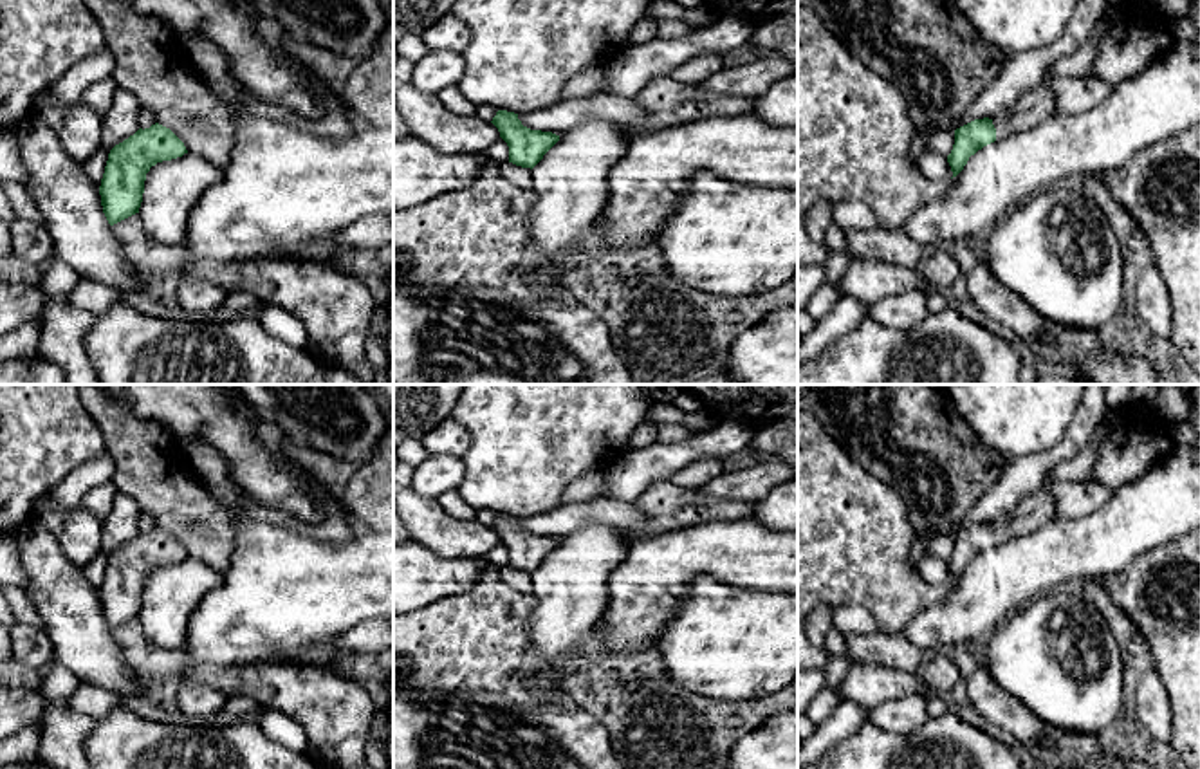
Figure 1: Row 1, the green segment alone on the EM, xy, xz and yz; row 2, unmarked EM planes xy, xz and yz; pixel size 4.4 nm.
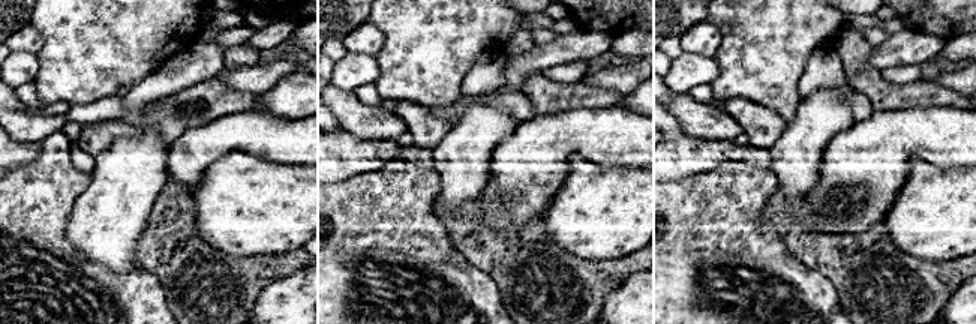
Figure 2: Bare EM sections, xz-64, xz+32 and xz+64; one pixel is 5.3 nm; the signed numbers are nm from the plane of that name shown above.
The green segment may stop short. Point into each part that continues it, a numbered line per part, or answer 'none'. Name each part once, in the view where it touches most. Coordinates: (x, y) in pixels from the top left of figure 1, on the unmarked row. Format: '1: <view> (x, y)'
1: yz (1034, 511)

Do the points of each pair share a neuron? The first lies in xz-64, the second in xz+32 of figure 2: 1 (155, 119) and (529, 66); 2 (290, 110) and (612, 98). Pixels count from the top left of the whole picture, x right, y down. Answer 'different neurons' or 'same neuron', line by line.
1: different neurons
2: different neurons

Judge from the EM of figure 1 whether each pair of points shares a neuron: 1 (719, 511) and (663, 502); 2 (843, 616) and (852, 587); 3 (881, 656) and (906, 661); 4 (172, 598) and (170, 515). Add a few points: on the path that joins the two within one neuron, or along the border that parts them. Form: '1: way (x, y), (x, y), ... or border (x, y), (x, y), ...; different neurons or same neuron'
1: way (704, 508), (677, 506); same neuron
2: border (834, 607), (863, 605), (879, 629); different neurons
3: way (886, 656), (901, 656); same neuron
4: border (188, 556), (208, 564), (221, 574); different neurons

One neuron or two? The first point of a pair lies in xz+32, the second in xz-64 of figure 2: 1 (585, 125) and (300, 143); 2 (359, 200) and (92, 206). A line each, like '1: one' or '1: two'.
1: one
2: two

